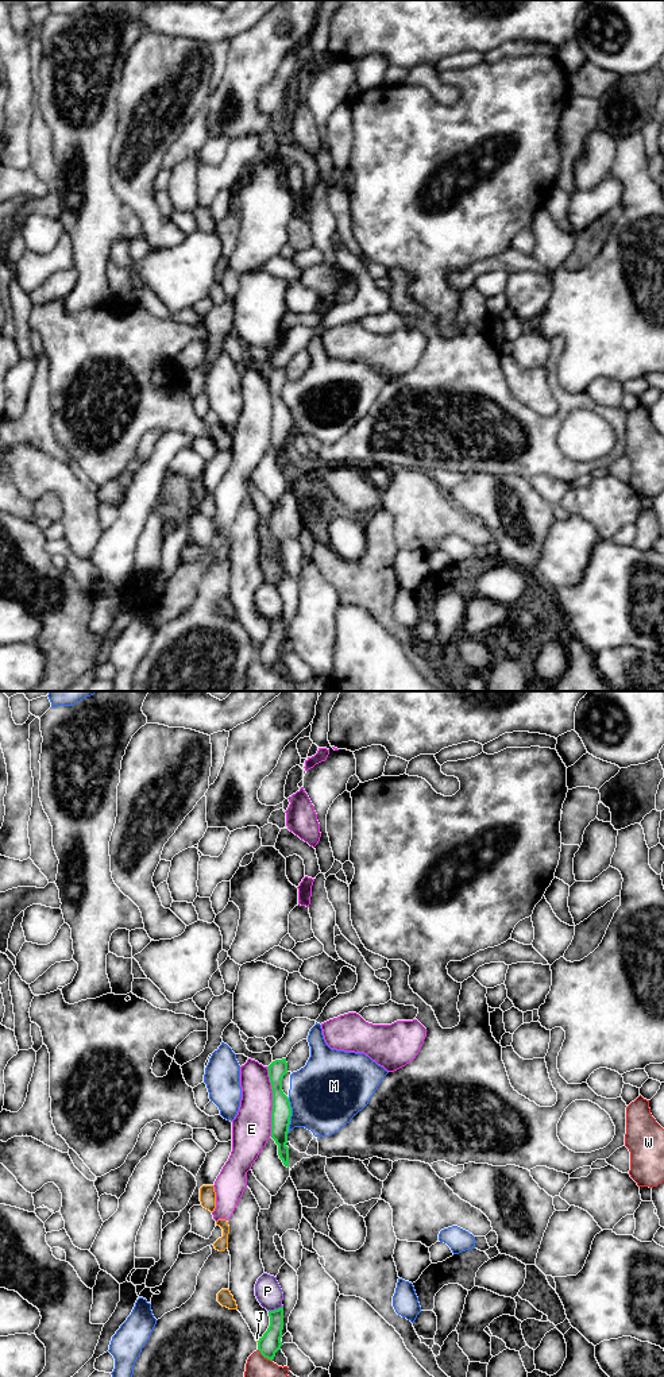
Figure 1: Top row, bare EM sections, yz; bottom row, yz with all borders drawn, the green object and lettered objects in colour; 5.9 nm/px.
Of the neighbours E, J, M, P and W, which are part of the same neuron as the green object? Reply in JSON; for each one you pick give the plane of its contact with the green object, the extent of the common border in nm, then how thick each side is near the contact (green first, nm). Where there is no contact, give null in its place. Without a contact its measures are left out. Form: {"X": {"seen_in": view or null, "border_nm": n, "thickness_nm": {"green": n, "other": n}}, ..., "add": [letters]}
{"add": []}

